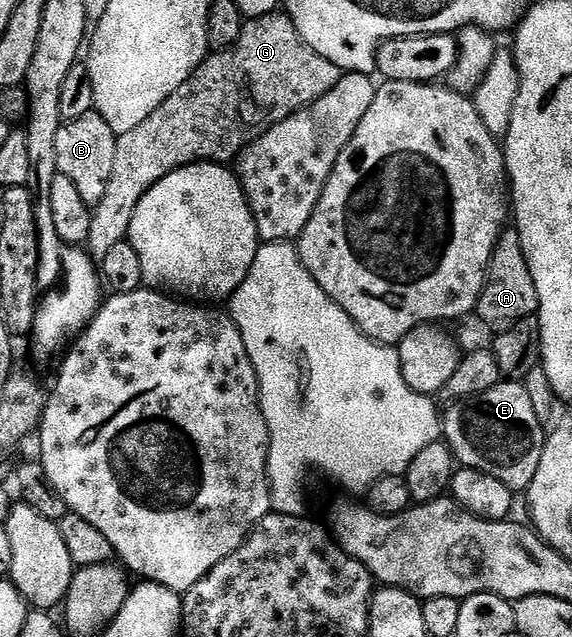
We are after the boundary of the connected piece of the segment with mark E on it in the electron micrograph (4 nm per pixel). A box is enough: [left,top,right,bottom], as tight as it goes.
[443,380,546,492]

